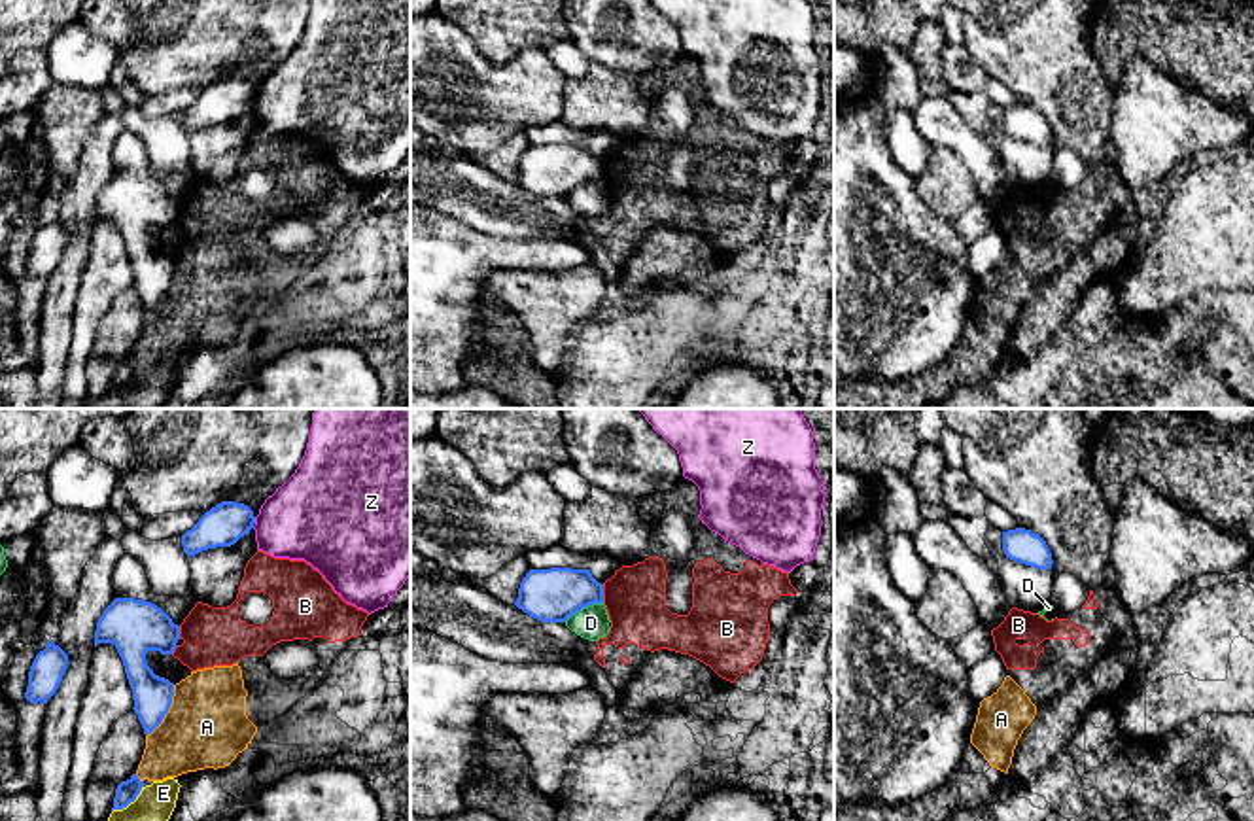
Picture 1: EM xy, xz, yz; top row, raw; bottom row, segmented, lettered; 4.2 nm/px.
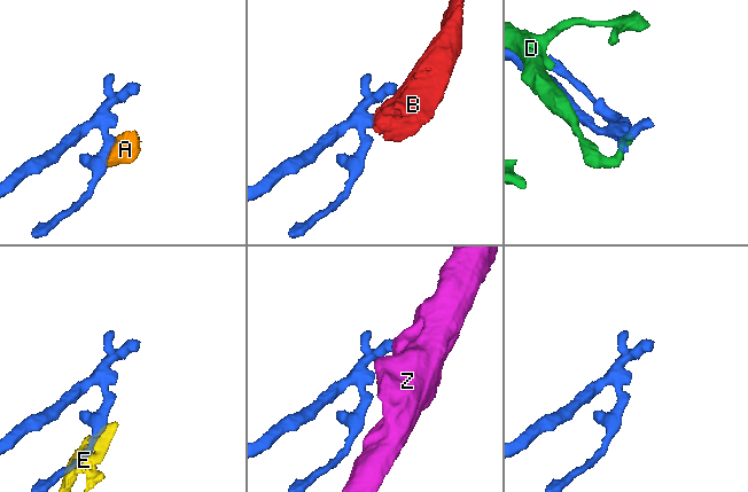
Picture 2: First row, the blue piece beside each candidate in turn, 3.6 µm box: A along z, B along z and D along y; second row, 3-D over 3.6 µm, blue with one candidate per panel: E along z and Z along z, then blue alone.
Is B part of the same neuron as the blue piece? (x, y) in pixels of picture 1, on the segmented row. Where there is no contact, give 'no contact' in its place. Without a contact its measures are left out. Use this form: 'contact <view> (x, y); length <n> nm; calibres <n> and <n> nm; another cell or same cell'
contact xz (602, 593); length 70 nm; calibres 220 and 260 nm; another cell

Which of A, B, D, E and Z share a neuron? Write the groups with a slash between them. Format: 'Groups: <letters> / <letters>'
Groups: A B / D / E / Z

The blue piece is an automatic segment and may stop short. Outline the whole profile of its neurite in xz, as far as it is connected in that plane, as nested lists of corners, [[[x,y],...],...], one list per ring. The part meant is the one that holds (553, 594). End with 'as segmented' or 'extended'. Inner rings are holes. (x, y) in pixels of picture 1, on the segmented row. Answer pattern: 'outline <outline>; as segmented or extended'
outline [[[530,569],[514,605],[541,622],[566,622],[583,607],[603,602],[603,585],[590,569]]]; as segmented

